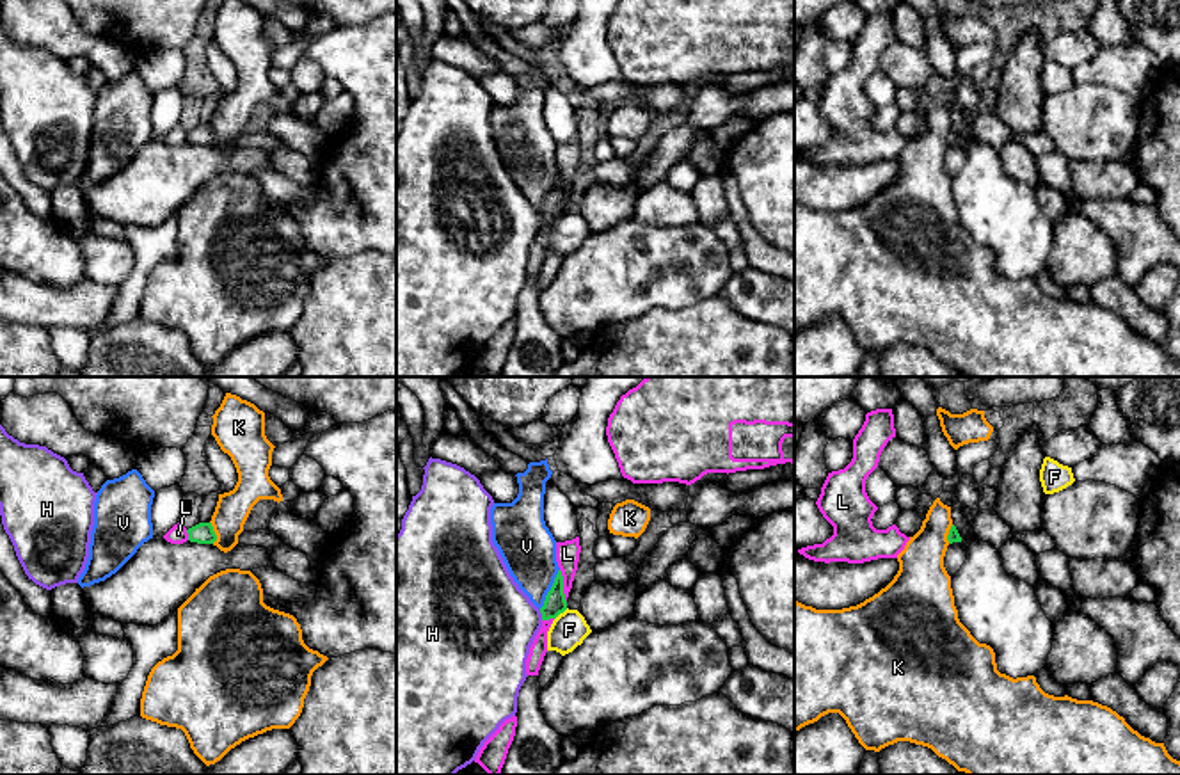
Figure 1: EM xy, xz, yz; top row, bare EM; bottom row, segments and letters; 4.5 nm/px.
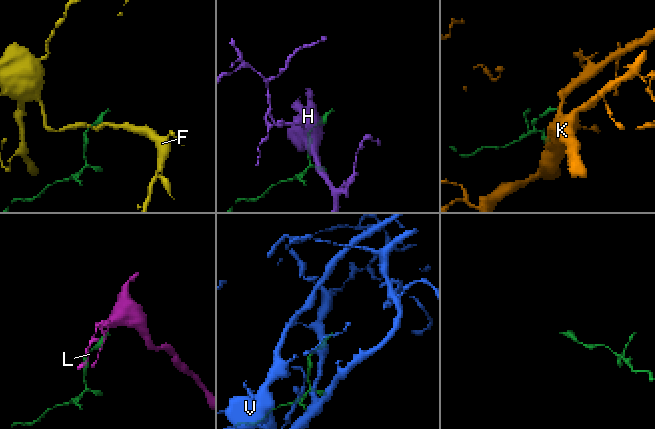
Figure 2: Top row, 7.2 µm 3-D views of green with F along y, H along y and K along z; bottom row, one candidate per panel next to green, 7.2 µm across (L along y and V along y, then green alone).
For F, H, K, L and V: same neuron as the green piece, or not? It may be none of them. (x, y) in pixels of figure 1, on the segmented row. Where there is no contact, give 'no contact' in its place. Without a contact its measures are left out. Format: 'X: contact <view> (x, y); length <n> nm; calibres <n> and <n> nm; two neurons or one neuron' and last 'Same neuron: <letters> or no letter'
F: contact xz (560, 612); length 80 nm; calibres 100 and 160 nm; two neurons
H: contact xz (542, 615); length 50 nm; calibres 100 and 420 nm; two neurons
K: contact xy (214, 532); length 110 nm; calibres 100 and 150 nm; two neurons
L: contact xz (562, 585); length 150 nm; calibres 100 and 110 nm; two neurons
V: contact xz (551, 589); length 200 nm; calibres 100 and 260 nm; two neurons
Same neuron: no letter

